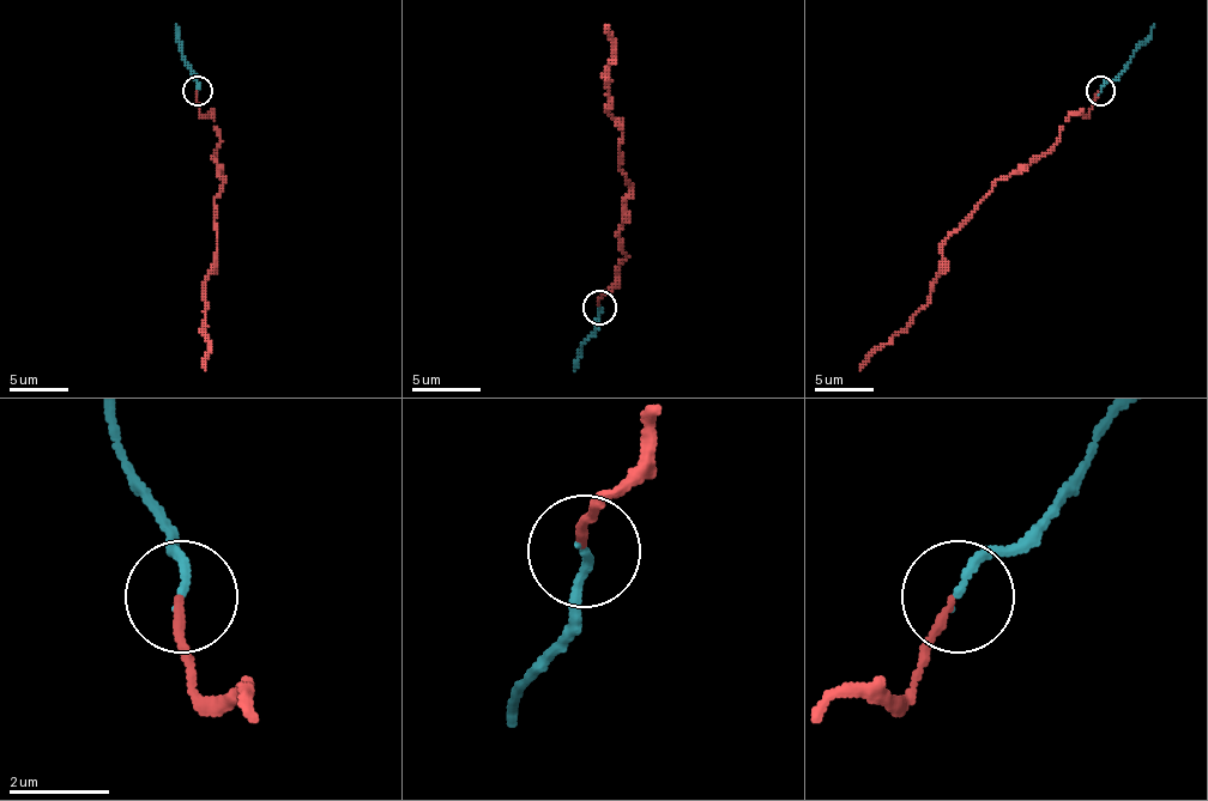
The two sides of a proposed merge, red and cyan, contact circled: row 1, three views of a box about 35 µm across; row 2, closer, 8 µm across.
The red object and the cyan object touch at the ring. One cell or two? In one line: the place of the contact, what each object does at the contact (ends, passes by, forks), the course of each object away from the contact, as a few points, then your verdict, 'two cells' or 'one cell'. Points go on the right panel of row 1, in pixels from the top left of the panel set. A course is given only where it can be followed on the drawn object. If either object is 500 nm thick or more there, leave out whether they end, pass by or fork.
(1100, 91) | red ends | cyan ends | red via (1098, 91), (1089, 111), (1071, 115), (1057, 141), (995, 182), (946, 241), (942, 271), (930, 299), (861, 370) | cyan via (1101, 91), (1118, 74), (1154, 24) | one cell

